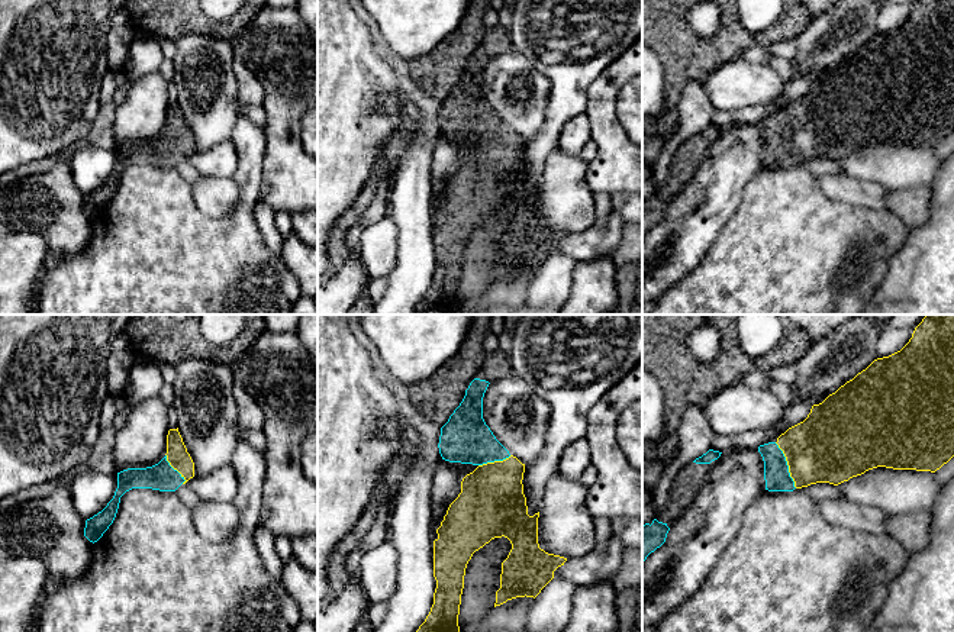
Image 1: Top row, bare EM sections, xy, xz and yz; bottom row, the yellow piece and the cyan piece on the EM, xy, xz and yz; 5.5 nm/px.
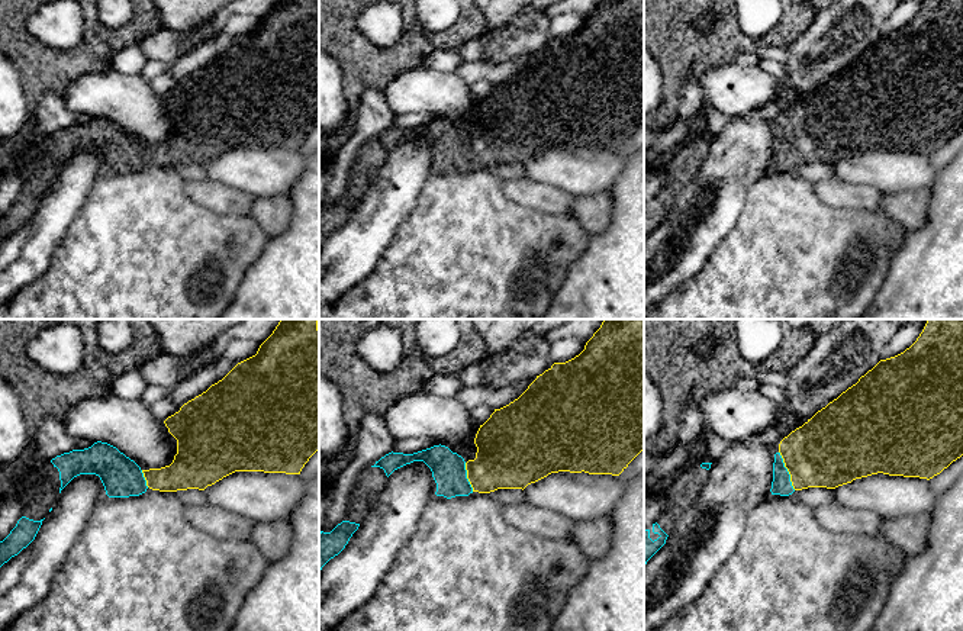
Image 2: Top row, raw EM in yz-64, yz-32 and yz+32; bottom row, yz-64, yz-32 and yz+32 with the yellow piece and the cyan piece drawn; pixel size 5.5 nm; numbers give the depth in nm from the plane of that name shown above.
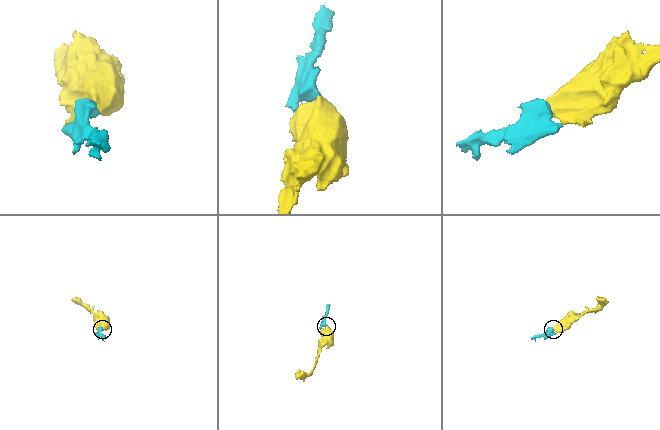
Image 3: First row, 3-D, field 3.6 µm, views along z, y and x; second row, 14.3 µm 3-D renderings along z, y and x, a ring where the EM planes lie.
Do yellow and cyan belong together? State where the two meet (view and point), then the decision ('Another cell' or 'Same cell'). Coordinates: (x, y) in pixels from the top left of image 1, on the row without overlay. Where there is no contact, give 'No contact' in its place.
Touches yellow at yz (787, 139). Same cell

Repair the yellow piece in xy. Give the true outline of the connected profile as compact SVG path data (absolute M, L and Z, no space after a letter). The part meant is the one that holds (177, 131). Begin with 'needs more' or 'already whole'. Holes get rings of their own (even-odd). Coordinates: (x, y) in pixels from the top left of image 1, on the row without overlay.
needs more; M177 104L167 110L167 129L155 141L146 144L128 144L117 148L117 164L107 181L86 196L84 212L97 217L113 199L120 172L132 164L152 164L159 167L175 167L194 152L194 138L187 128L183 113Z

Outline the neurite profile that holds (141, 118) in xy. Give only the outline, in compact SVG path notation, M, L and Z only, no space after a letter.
M159 71L130 81L125 100L116 103L112 129L117 148L152 142L165 132L170 83Z

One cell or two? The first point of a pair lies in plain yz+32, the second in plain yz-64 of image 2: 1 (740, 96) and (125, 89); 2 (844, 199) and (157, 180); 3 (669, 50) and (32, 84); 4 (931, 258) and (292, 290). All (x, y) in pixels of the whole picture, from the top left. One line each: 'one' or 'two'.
1: one
2: two
3: one
4: one

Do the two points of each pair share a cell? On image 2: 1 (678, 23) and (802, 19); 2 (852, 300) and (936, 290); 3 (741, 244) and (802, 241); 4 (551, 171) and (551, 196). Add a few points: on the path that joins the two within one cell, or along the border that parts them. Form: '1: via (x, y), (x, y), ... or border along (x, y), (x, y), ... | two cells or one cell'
1: via (708, 42), (762, 42), (772, 38) | one cell
2: border along (889, 267), (883, 283), (869, 303) | two cells
3: via (756, 244), (788, 244) | one cell
4: border along (525, 177), (560, 187), (573, 196) | two cells

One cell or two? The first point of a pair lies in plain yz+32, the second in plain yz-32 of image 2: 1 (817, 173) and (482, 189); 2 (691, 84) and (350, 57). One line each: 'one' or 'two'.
1: two
2: two

